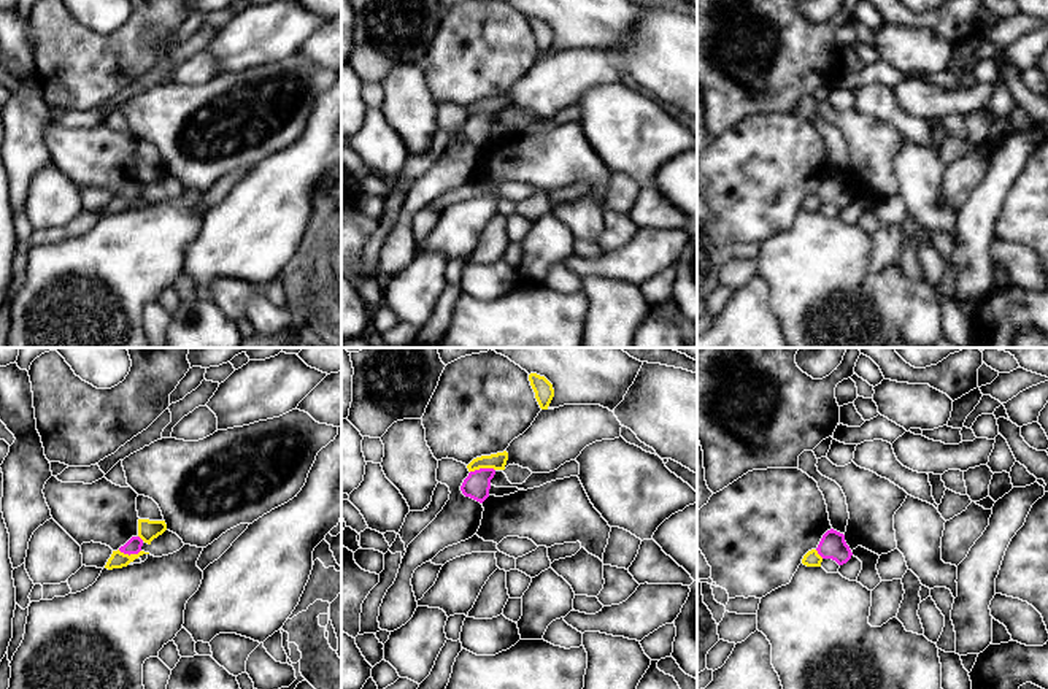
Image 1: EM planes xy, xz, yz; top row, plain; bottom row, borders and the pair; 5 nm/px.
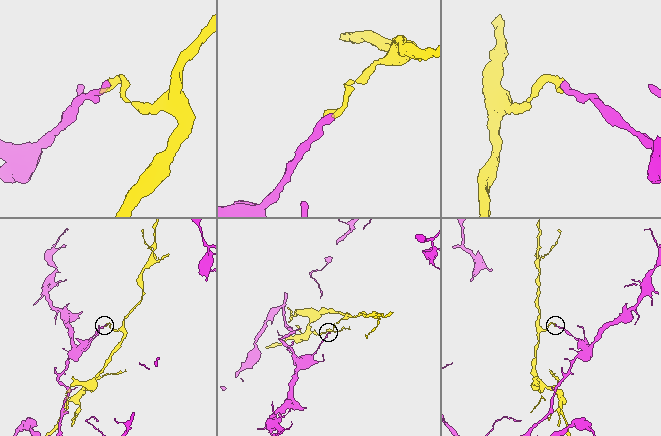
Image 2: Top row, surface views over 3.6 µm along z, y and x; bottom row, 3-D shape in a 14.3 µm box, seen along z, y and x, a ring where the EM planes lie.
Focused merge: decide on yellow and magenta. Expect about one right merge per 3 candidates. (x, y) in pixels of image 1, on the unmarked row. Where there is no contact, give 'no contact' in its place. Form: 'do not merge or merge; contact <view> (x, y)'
do not merge; contact xz (481, 111)

